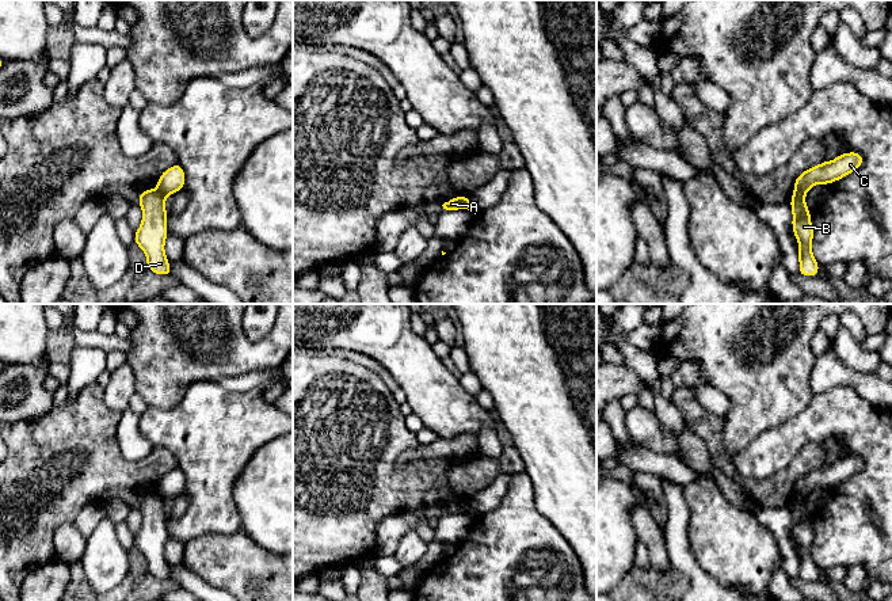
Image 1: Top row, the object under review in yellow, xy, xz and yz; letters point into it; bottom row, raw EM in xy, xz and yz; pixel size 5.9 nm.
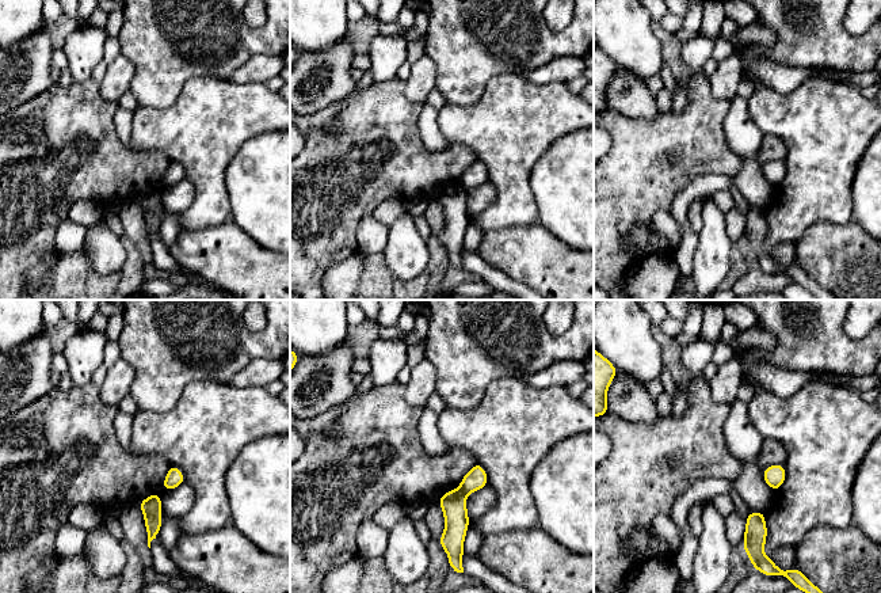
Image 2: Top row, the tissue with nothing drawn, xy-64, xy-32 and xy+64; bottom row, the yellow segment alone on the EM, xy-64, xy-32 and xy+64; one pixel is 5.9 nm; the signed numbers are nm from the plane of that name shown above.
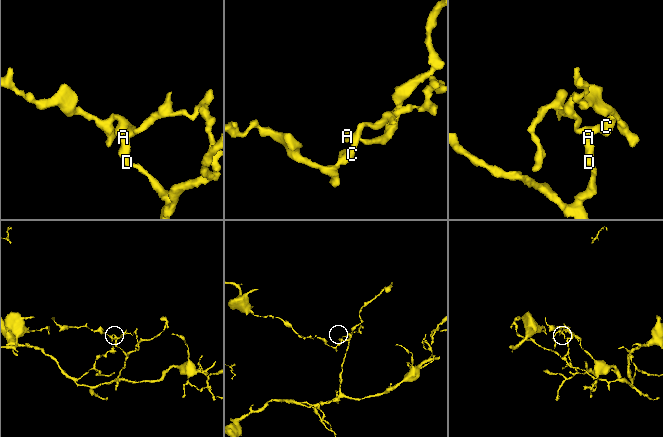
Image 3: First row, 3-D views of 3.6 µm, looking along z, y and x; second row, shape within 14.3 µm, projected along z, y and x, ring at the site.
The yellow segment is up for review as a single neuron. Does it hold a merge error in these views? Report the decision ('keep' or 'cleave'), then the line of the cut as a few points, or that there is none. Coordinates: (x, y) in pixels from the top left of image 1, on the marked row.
cleave | yz (795, 191), (804, 196)

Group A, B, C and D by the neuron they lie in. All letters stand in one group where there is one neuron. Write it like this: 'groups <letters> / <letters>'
groups A B D / C

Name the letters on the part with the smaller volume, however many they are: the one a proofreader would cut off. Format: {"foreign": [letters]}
{"foreign": ["C"]}

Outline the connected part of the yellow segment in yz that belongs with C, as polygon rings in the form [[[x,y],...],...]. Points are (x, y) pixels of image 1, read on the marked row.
[[[846,152],[831,161],[820,164],[801,172],[793,185],[794,193],[805,195],[815,185],[831,185],[864,164],[864,156],[859,152]]]

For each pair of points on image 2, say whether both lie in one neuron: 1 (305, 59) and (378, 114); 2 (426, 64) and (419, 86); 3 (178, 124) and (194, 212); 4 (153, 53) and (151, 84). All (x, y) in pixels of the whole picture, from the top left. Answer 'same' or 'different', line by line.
1: different
2: same
3: same
4: same

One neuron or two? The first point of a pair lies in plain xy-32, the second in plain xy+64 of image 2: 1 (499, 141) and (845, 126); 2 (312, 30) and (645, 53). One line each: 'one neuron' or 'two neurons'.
1: one neuron
2: one neuron

